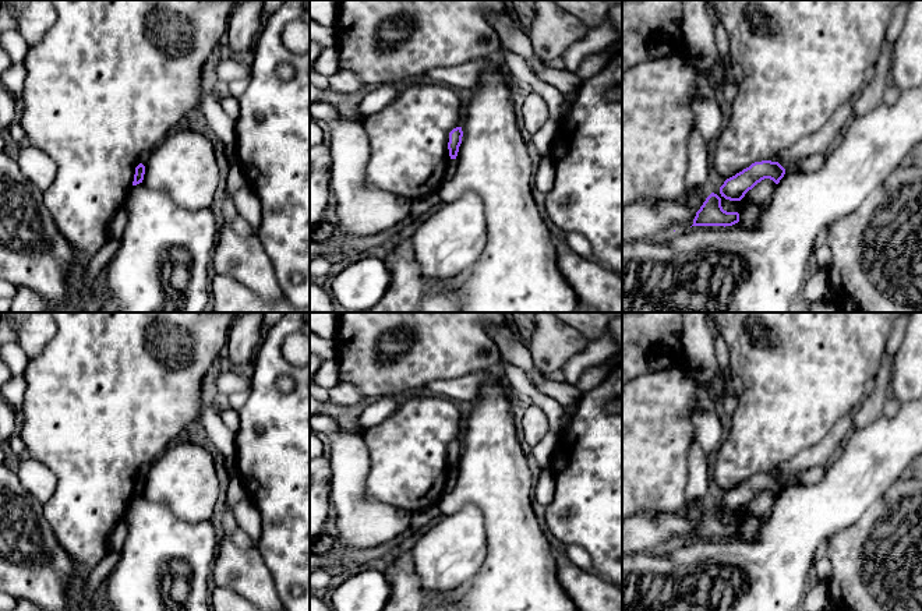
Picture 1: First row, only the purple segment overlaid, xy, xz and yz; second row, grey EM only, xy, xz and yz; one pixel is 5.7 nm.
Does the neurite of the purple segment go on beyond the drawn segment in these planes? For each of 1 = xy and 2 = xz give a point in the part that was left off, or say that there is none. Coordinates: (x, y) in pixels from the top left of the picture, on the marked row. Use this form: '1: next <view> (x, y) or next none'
1: next none
2: next none

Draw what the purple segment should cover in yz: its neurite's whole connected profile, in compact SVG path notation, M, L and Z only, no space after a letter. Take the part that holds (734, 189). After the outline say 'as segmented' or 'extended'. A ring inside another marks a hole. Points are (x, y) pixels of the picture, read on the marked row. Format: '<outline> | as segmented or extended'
M762 160L727 179L720 187L720 194L730 201L741 201L745 194L764 179L776 184L784 177L785 169L778 162Z | as segmented

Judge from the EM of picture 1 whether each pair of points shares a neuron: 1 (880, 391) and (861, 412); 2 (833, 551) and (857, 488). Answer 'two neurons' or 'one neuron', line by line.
1: one neuron
2: two neurons

